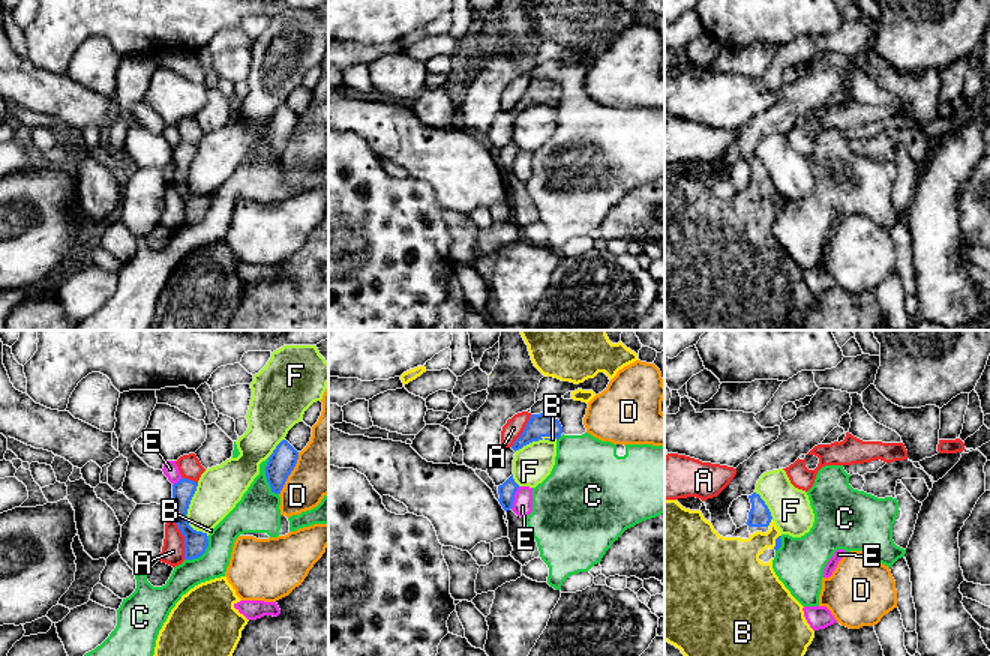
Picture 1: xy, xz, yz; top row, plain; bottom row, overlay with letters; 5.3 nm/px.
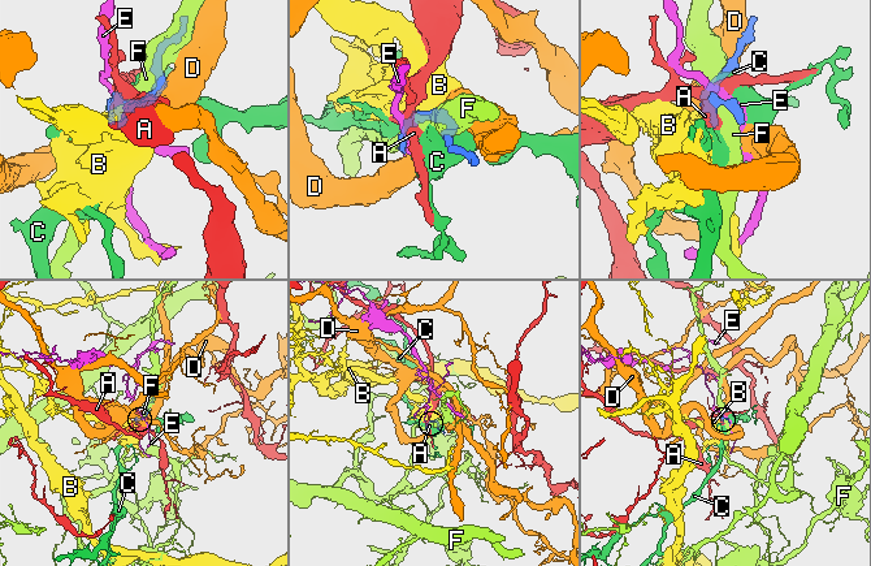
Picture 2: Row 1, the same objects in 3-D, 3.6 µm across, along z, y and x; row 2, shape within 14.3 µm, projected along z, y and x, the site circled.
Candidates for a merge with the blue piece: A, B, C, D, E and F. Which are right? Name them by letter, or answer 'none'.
B

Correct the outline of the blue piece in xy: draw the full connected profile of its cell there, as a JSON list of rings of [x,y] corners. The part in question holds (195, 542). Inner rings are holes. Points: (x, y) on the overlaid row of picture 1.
[[[182,477],[172,485],[174,518],[178,530],[184,536],[184,560],[201,557],[208,546],[207,533],[194,530],[188,522],[188,509],[198,483]]]

